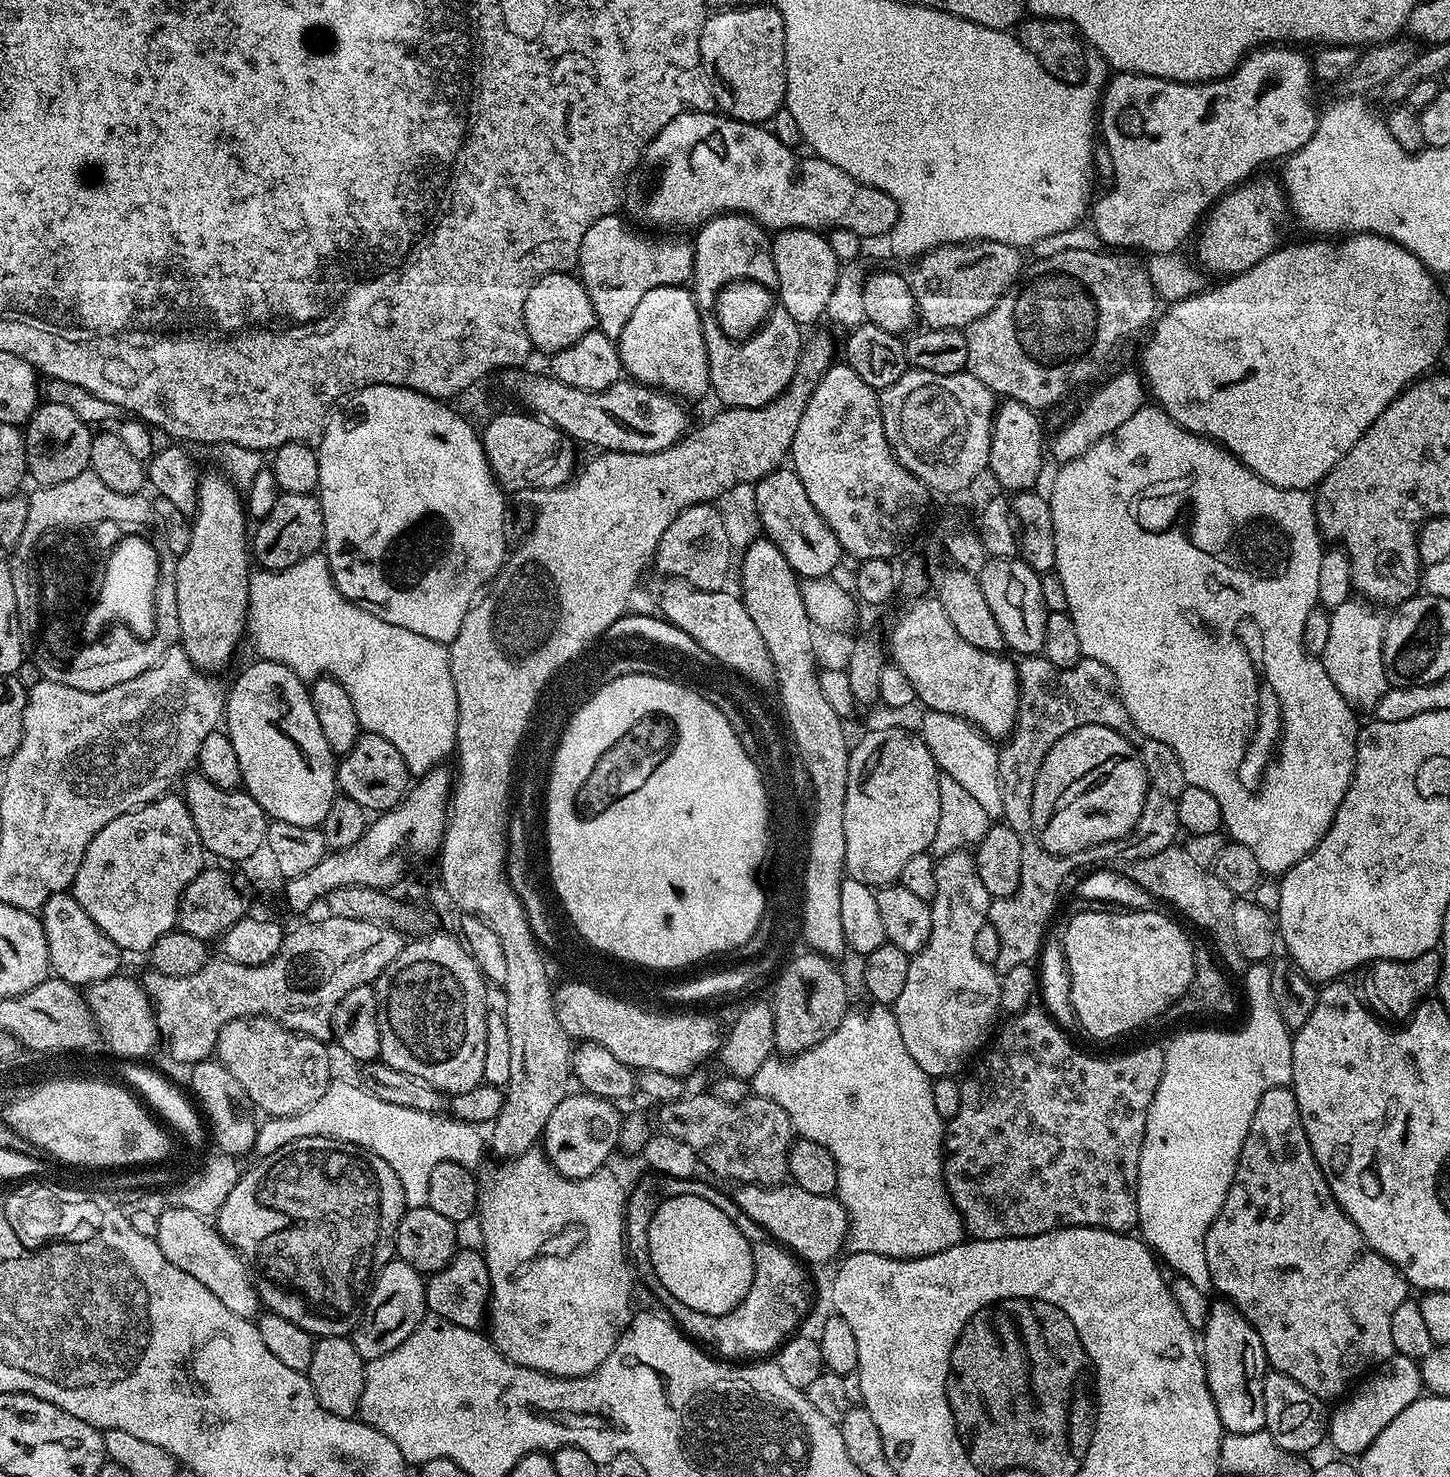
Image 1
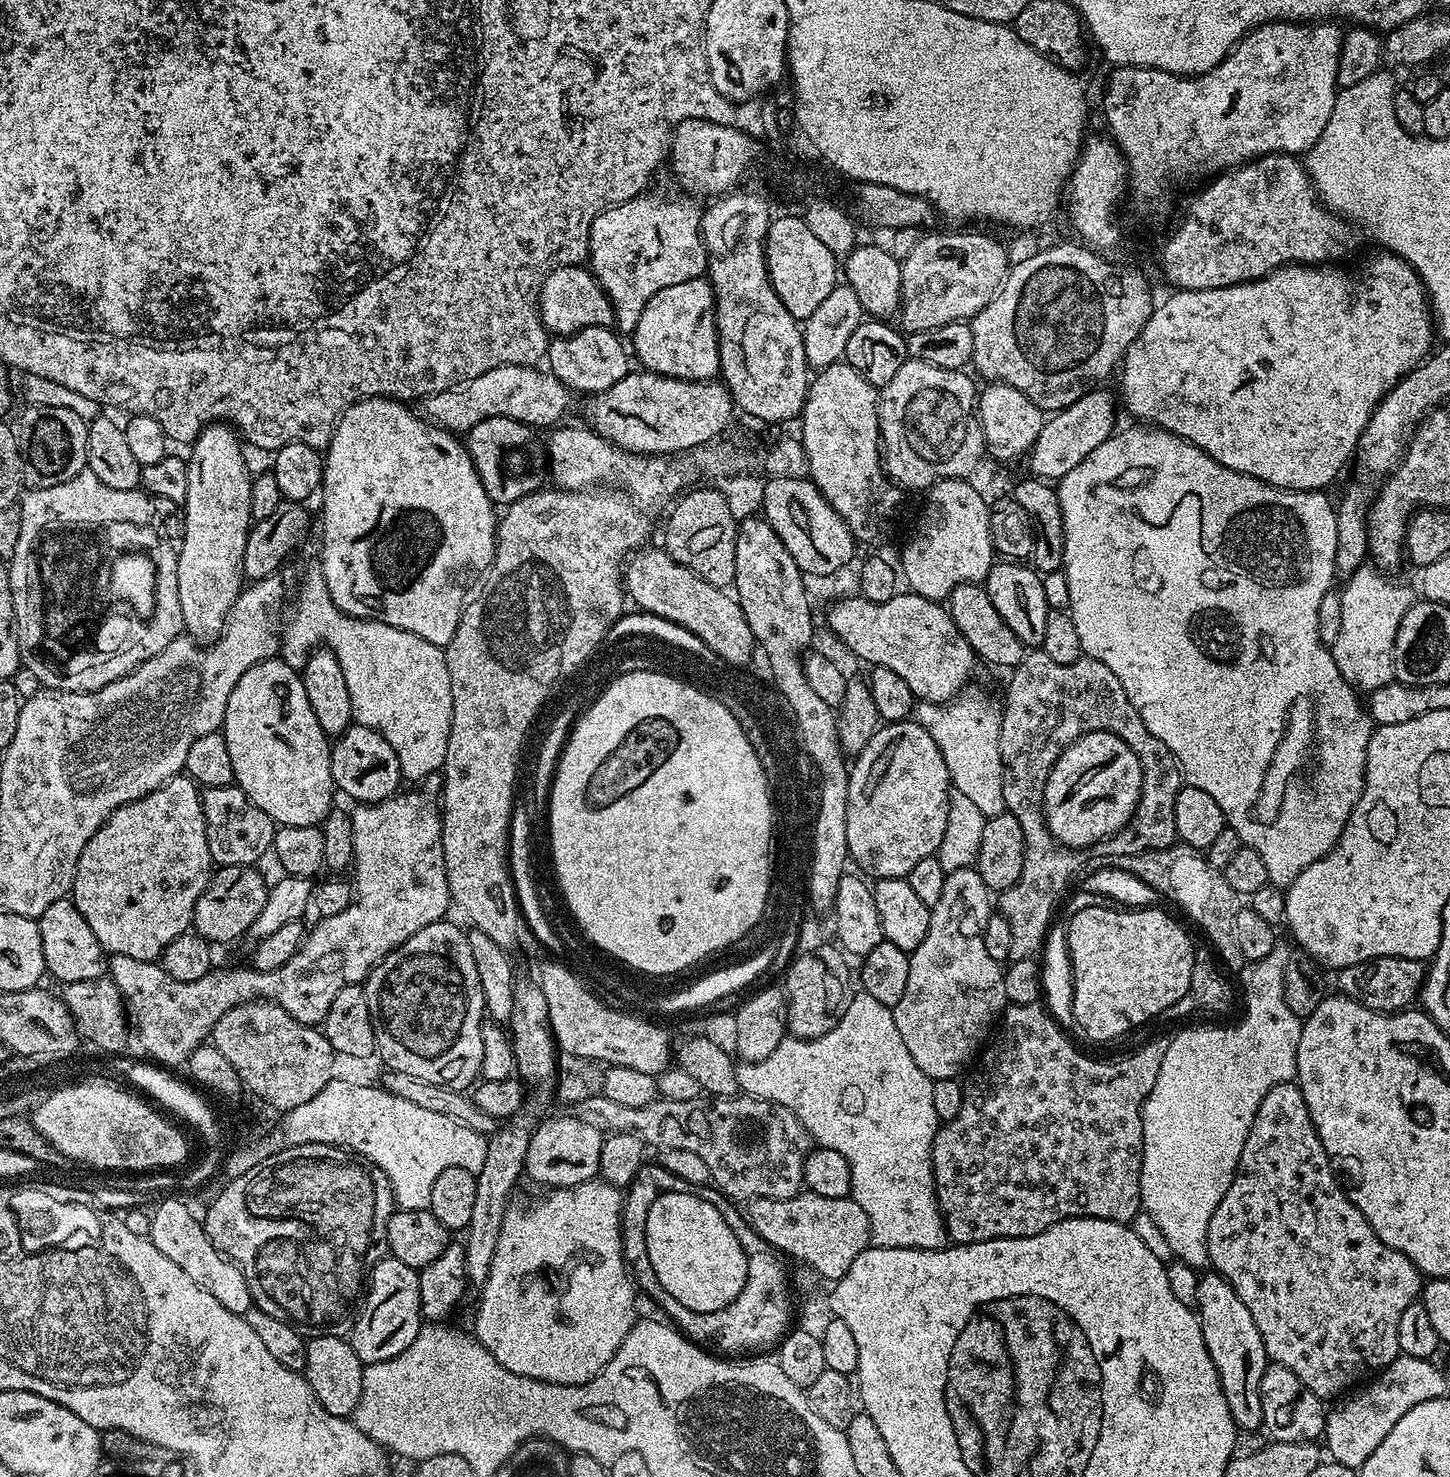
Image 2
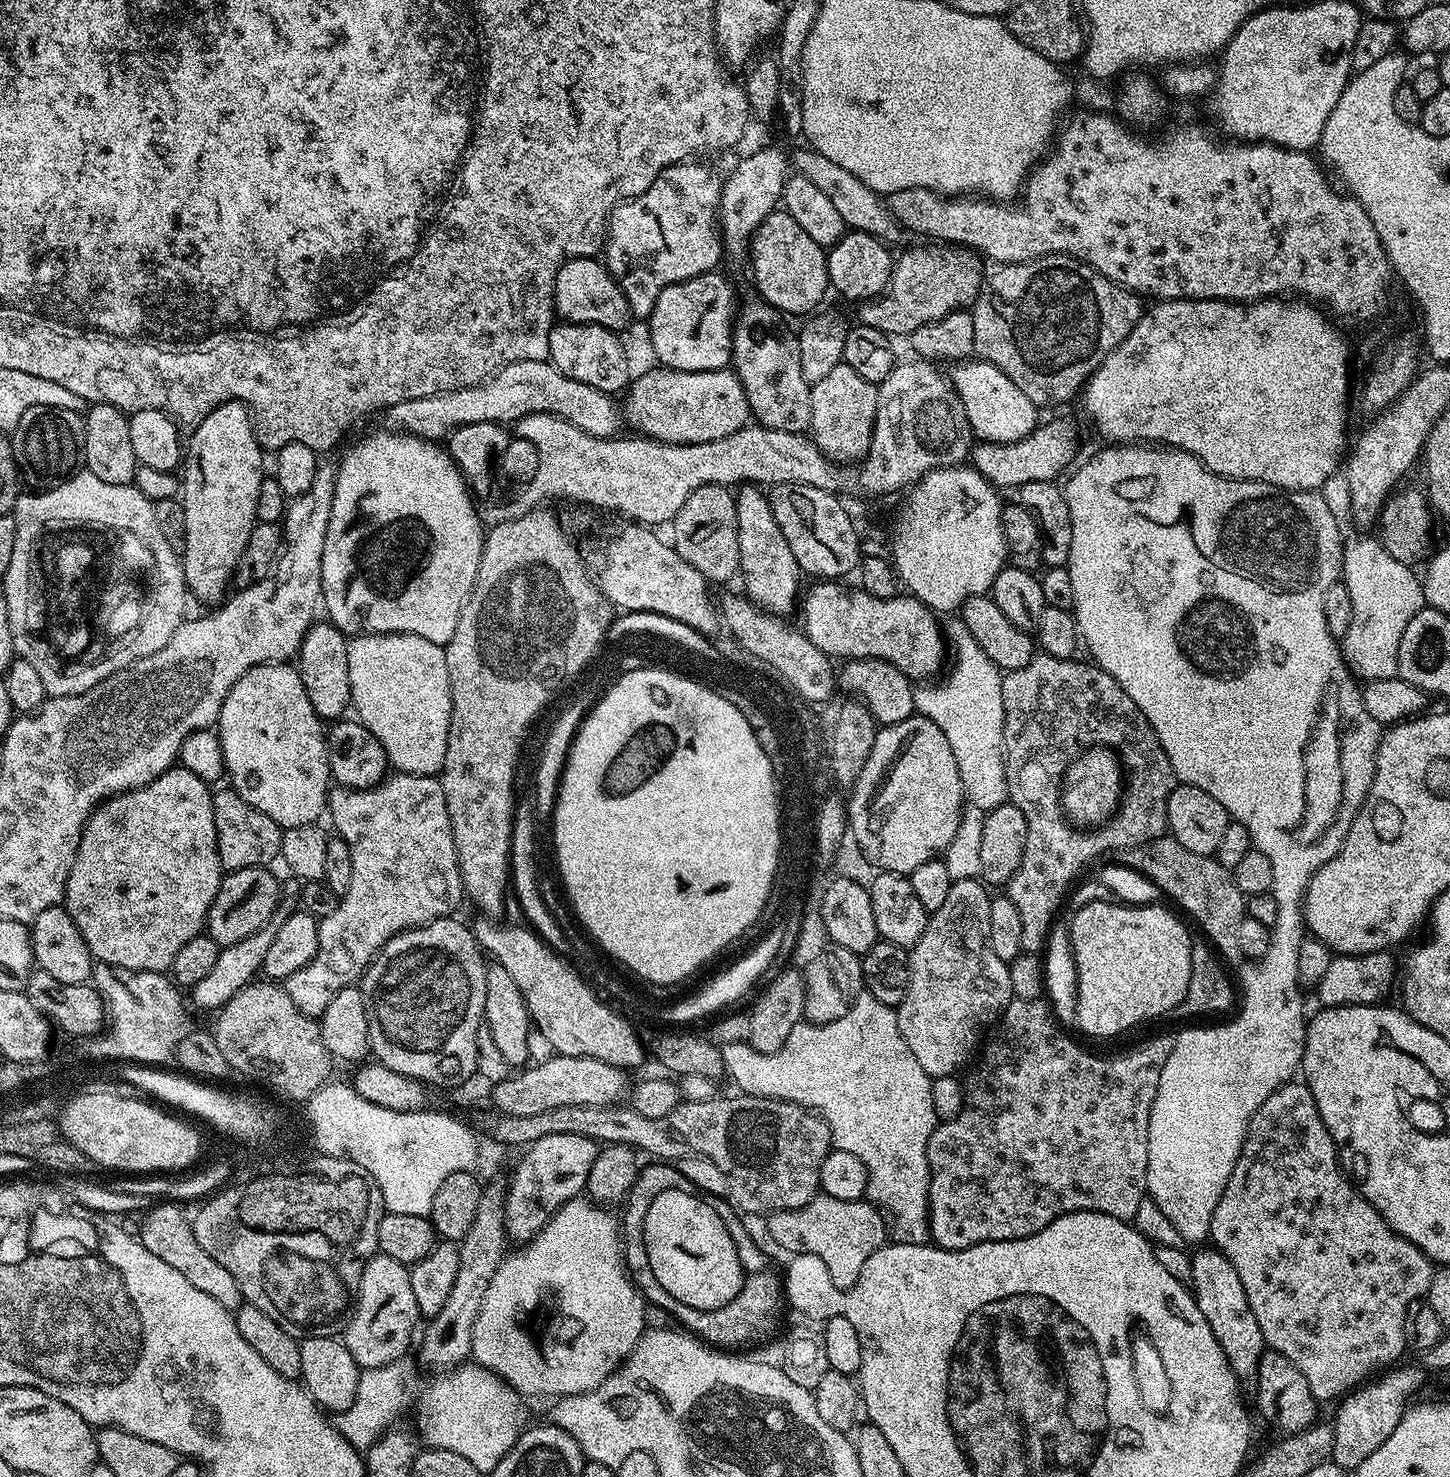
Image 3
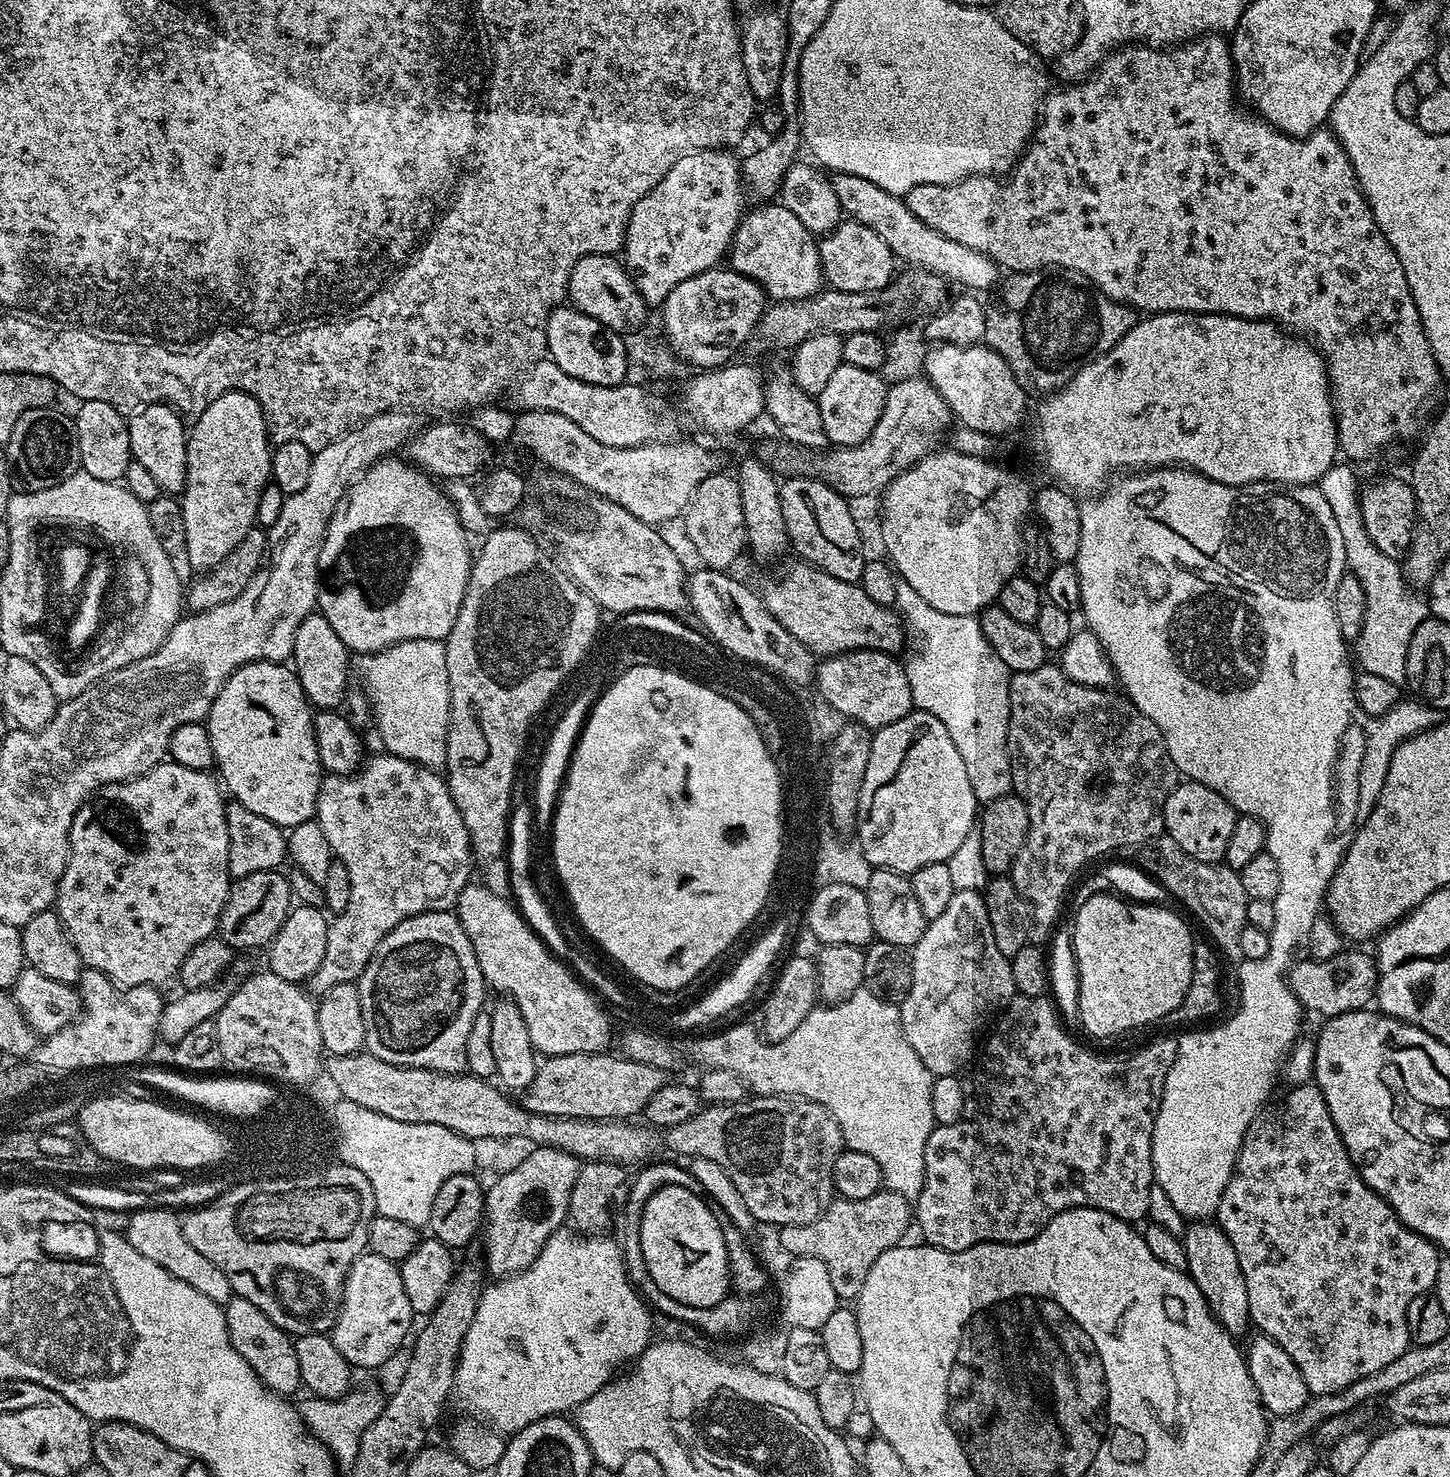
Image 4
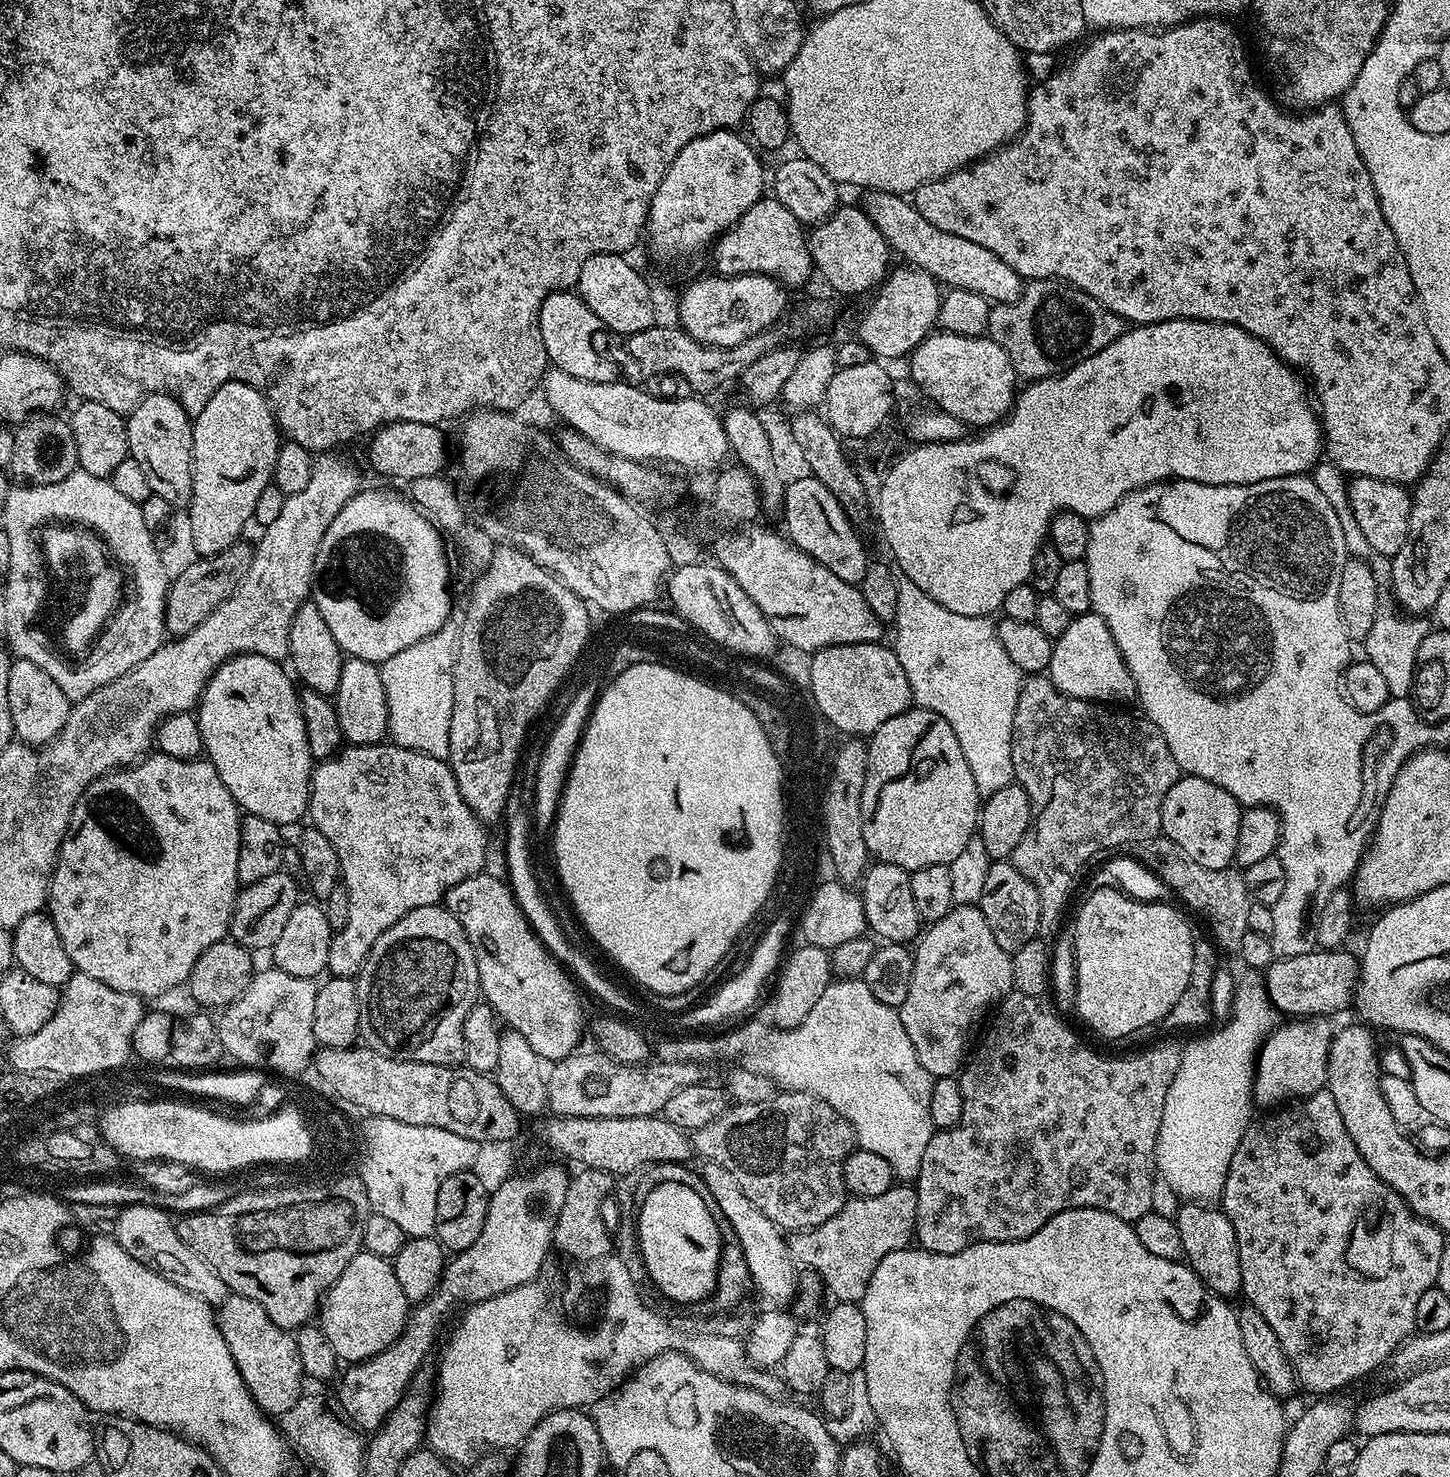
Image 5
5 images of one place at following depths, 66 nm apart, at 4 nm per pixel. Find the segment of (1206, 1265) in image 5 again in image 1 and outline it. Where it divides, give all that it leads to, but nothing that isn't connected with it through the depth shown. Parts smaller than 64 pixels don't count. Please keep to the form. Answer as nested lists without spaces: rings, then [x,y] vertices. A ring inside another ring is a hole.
[[[1216,1298],[1211,1301],[1208,1310],[1208,1321],[1202,1329],[1202,1355],[1206,1382],[1210,1386],[1210,1396],[1218,1410],[1218,1418],[1222,1422],[1225,1433],[1254,1434],[1265,1431],[1266,1406],[1262,1402],[1262,1386],[1270,1365],[1266,1358],[1266,1350],[1262,1346],[1262,1338],[1258,1338],[1258,1330],[1250,1326],[1250,1322],[1229,1300]]]

